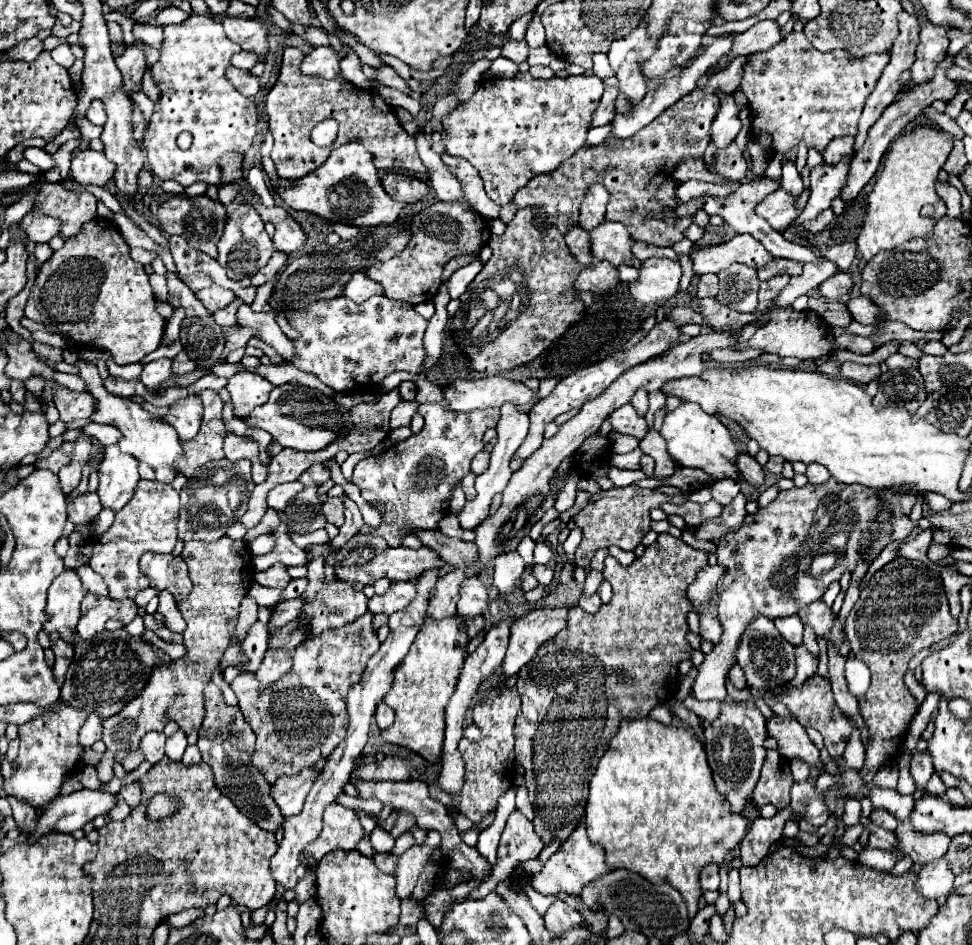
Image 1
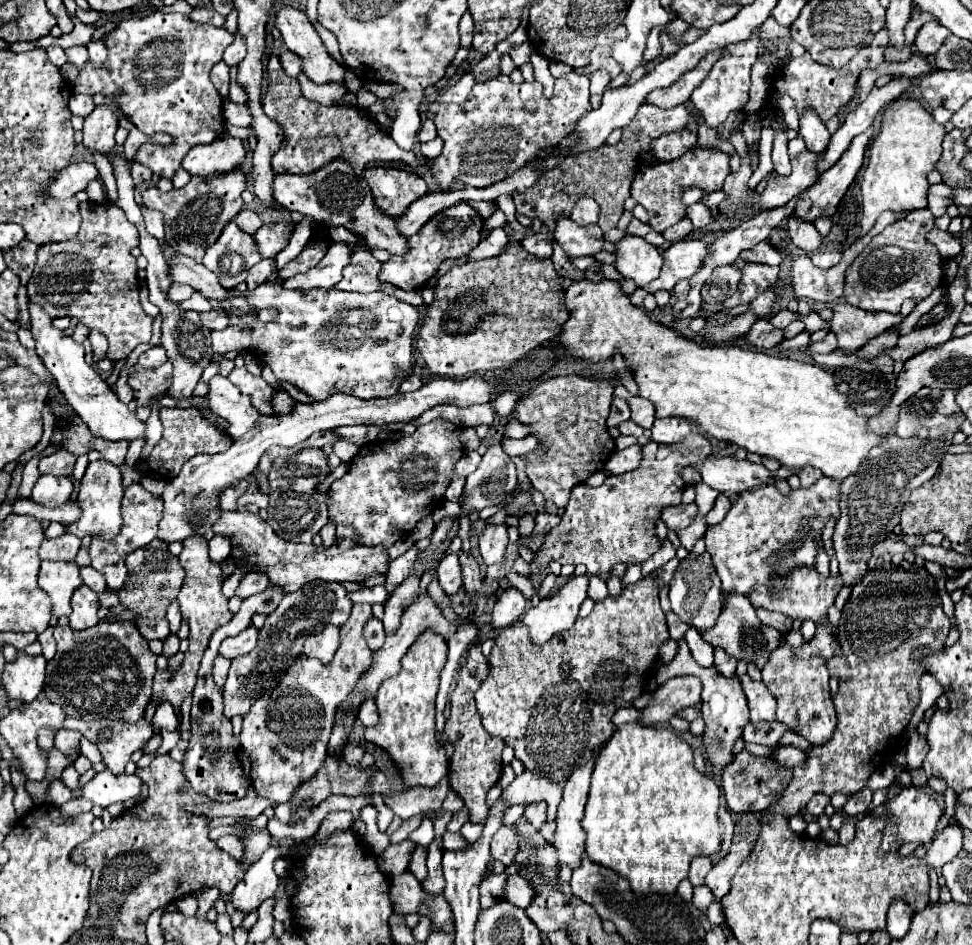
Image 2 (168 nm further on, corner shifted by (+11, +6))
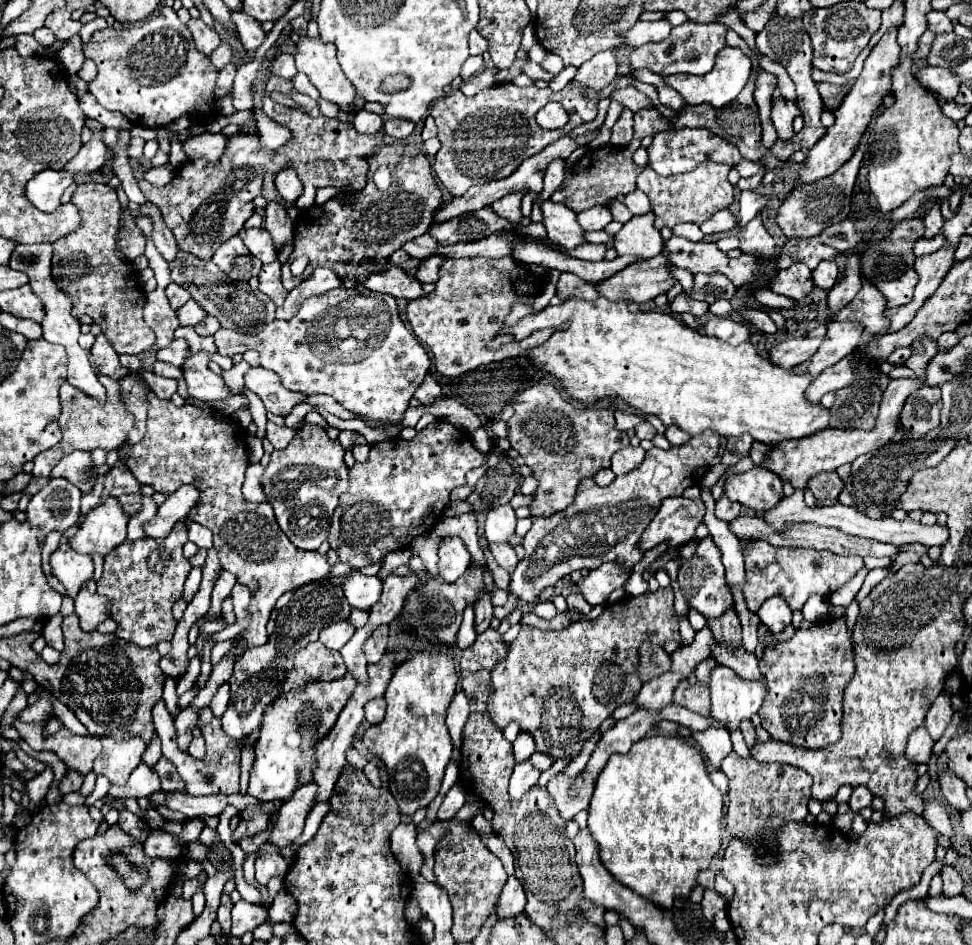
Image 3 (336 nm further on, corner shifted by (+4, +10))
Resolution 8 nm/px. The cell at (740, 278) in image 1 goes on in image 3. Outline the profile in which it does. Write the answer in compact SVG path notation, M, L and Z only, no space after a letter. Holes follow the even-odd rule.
M714 272L714 274L694 274L694 292L692 298L702 302L714 302L720 298L730 300L734 296L734 284L728 276Z

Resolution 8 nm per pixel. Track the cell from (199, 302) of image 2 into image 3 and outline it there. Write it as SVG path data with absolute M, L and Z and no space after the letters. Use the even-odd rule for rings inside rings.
M188 300L176 314L178 314L180 324L184 324L184 326L194 326L194 324L198 324L198 322L206 316L206 310L204 310L202 306L198 306L198 302Z

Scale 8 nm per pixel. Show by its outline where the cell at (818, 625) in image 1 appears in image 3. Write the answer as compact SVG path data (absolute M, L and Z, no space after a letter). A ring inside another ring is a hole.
M758 540L744 554L746 560L746 584L744 598L750 612L756 612L760 604L772 596L782 596L792 610L802 610L812 594L828 598L840 586L844 586L852 576L864 566L860 556L836 556L828 550L814 548L776 548L764 540Z

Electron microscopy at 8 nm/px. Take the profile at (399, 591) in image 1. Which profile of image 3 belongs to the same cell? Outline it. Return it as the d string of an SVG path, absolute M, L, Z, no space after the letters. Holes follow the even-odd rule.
M360 572L348 574L342 588L350 606L360 610L370 610L382 596L382 580L378 576L364 576Z

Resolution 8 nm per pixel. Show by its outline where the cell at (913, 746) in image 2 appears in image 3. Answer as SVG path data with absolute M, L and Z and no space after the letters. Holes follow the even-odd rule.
M940 694L936 702L930 706L926 718L924 718L924 728L928 730L930 738L936 742L944 734L948 722L952 718L952 706L950 706L950 696Z

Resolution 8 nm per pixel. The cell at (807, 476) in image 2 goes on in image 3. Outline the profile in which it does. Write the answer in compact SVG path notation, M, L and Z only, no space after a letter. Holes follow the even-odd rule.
M824 472L824 474L816 474L814 478L810 478L808 482L808 490L812 490L816 500L828 500L828 498L838 498L840 490L842 490L844 482L838 478L836 472Z

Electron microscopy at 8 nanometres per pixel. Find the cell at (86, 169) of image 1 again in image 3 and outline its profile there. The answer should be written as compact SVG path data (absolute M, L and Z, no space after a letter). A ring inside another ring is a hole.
M42 170L36 174L28 186L28 200L42 212L54 212L60 206L62 192L74 182L74 174L66 170Z

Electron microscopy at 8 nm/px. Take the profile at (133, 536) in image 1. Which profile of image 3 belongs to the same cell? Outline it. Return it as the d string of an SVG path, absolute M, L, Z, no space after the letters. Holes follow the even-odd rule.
M142 496L142 506L136 514L130 516L128 520L128 540L134 542L134 540L140 540L140 538L146 538L146 532L144 532L144 526L156 516L156 502L152 500L152 496Z

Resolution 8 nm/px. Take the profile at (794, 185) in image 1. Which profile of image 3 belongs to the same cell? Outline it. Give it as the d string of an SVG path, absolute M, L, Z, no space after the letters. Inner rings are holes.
M774 90L772 94L772 122L776 126L778 138L782 142L790 142L794 138L794 128L792 128L792 120L801 115L798 104L784 100L780 96L778 90Z

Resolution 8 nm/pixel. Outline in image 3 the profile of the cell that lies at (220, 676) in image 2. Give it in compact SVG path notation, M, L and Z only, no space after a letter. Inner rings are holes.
M224 682L224 684L218 688L218 692L216 692L216 696L212 698L212 704L210 704L210 708L214 710L214 714L222 716L222 714L226 712L228 700L230 700L230 684Z

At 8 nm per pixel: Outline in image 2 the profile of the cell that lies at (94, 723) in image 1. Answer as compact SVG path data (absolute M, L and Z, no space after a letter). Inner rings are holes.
M59 730L55 734L55 748L63 752L67 758L71 758L71 762L75 762L79 758L79 740L81 740L81 732Z

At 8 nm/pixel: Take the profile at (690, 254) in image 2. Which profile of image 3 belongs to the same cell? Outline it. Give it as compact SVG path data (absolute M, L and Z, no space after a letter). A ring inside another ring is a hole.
M666 252L658 254L656 258L626 266L620 274L608 278L608 282L600 282L598 292L610 300L628 298L630 302L648 302L658 294L666 294L678 282L672 274L674 264L668 260Z

